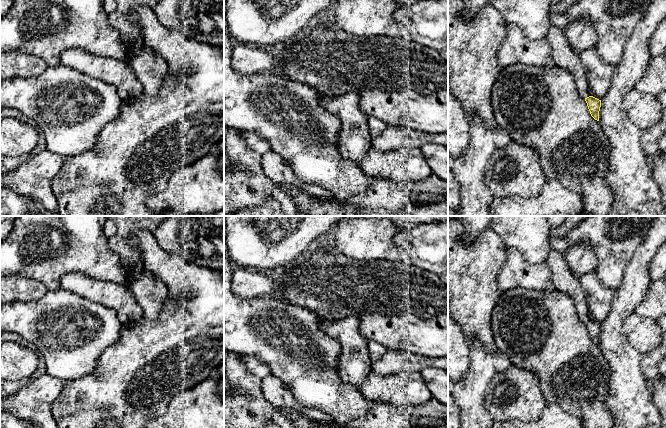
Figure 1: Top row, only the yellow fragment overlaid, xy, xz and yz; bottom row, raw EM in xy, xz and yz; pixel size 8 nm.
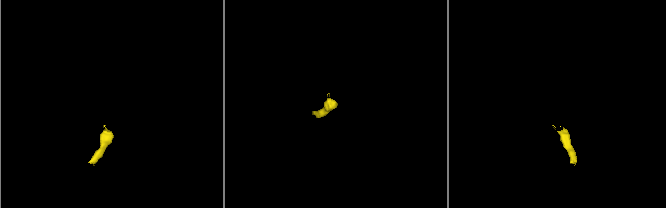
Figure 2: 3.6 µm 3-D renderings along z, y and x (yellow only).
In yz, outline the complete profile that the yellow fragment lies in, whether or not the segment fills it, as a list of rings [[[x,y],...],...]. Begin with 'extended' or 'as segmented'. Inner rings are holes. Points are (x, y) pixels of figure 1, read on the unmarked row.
extended | [[[551,249],[546,262],[552,272],[555,290],[573,298],[579,319],[586,325],[591,340],[599,345],[601,324],[589,318],[588,305],[580,280],[572,274],[560,252]]]

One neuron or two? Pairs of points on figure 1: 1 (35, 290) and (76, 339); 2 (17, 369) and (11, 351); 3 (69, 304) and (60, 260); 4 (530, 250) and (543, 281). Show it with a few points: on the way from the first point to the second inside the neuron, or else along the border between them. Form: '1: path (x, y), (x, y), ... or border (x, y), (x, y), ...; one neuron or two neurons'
1: border (48, 291), (36, 300), (18, 301); two neurons
2: path (16, 365), (11, 360), (11, 355); one neuron
3: border (59, 288), (48, 291); two neurons
4: border (516, 249), (529, 262), (545, 262); two neurons

